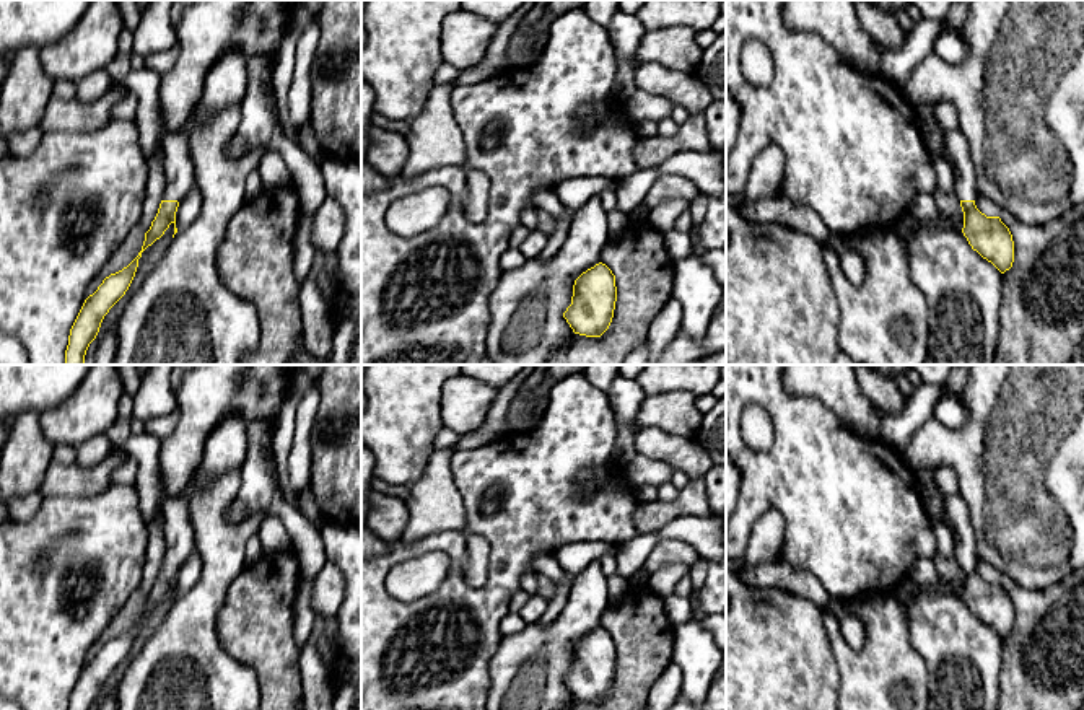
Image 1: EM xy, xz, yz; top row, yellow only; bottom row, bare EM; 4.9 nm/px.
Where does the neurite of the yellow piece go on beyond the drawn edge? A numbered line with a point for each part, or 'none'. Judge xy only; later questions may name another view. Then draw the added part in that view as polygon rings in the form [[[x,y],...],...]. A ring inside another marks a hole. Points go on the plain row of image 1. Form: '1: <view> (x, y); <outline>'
1: xy (227, 447); [[[229,415],[221,420],[205,441],[203,459],[189,492],[182,497],[164,498],[163,531],[164,557],[163,565],[181,567],[194,554],[194,529],[189,519],[189,495],[221,474],[239,467],[247,454],[247,430],[241,415]]]

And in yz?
1: yz (957, 517); [[[960,493],[946,495],[944,515],[954,537],[954,557],[957,563],[975,565],[978,562],[977,537],[967,502]]]

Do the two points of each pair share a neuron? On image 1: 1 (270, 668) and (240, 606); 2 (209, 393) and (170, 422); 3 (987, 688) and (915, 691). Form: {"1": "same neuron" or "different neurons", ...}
{"1": "same neuron", "2": "different neurons", "3": "different neurons"}

